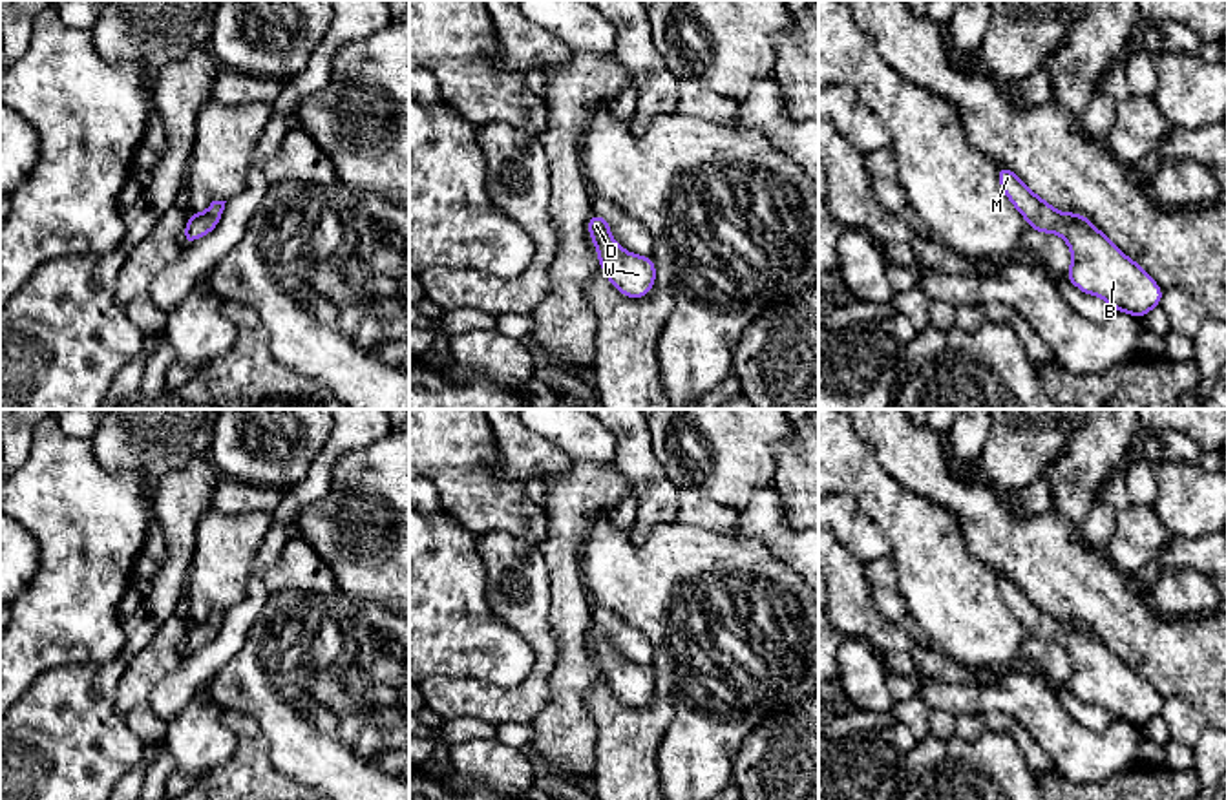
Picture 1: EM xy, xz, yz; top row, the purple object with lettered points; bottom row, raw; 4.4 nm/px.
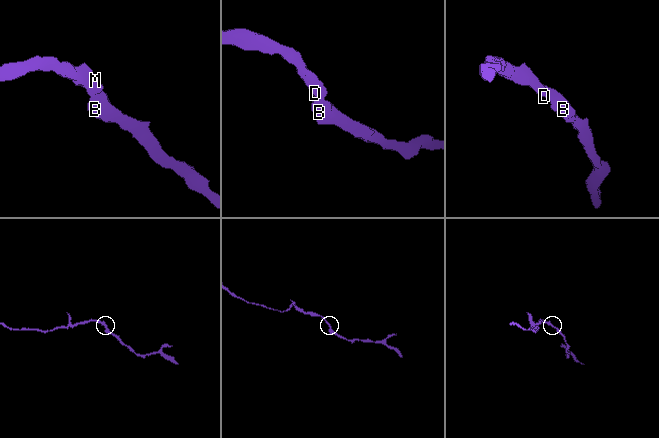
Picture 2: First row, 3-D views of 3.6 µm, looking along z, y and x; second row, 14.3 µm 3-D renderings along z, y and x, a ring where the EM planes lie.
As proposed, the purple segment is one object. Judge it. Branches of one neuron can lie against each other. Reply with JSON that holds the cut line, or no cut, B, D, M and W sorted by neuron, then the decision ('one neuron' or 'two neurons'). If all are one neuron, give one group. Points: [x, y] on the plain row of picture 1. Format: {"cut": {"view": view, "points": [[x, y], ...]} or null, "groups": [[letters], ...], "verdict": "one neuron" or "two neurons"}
{"cut": null, "groups": [["B", "D", "M", "W"]], "verdict": "one neuron"}

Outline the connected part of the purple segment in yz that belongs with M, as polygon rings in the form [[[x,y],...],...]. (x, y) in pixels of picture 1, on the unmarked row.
[[[998,575],[999,594],[1027,628],[1030,639],[1058,643],[1071,658],[1067,689],[1089,705],[1104,707],[1113,720],[1144,727],[1160,714],[1164,700],[1157,690],[1085,625],[1058,621],[1005,575]]]

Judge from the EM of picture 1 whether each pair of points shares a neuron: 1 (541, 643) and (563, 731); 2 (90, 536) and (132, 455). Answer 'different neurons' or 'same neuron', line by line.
1: different neurons
2: different neurons

